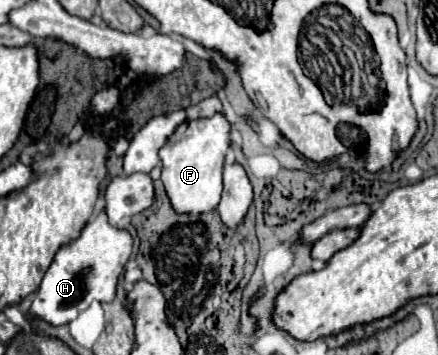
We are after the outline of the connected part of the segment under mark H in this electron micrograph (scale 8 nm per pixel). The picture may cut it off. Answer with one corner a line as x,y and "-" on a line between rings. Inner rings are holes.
98,213
80,233
76,241
62,247
50,269
46,271
38,293
32,297
28,311
30,319
44,319
50,325
66,325
74,321
92,301
112,301
116,293
118,277
130,257
132,237
128,231
116,229
108,223
106,213

